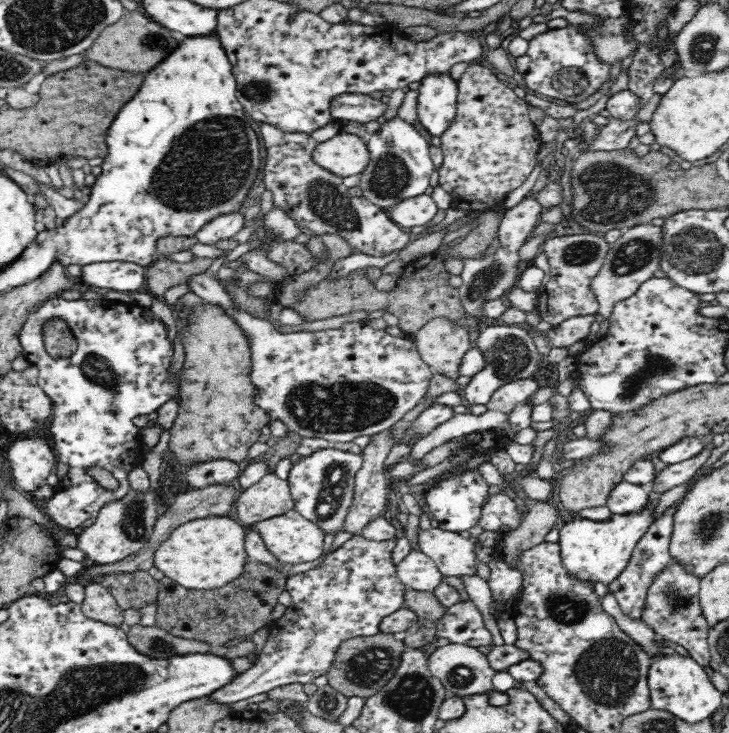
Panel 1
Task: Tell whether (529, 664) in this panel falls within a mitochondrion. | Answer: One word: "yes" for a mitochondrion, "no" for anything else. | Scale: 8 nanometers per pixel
no

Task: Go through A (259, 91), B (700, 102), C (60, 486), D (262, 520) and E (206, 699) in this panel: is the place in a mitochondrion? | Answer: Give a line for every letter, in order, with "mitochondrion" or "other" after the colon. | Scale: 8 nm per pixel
A: mitochondrion
B: other
C: other
D: other
E: other

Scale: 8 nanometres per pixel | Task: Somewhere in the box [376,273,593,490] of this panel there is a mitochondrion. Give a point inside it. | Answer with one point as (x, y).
(510, 354)

